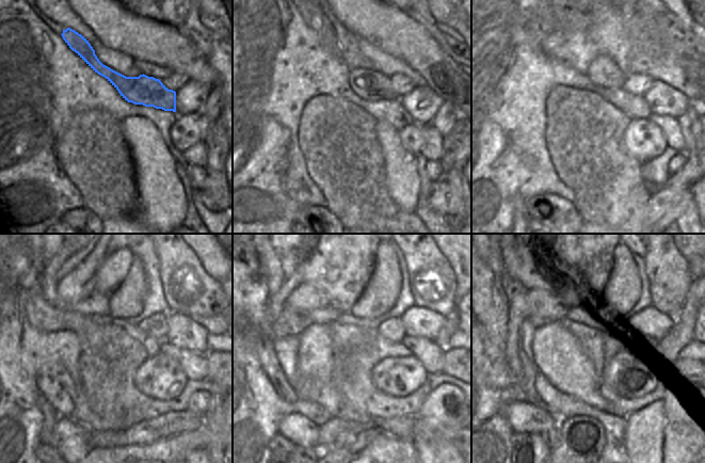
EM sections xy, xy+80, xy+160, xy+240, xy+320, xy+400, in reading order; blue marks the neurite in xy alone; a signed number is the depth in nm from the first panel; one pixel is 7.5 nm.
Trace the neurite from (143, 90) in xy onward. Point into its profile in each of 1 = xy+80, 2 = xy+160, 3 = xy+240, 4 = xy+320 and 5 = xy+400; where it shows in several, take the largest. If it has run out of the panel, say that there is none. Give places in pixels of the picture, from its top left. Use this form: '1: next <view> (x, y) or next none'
1: next xy+80 (371, 85)
2: next xy+160 (603, 72)
3: next xy+240 (127, 301)
4: next xy+320 (381, 292)
5: next xy+400 (624, 293)

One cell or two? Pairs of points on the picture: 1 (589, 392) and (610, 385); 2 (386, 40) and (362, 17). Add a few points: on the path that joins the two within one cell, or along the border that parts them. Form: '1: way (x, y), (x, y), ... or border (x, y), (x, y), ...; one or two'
1: border (598, 389), (603, 394); two
2: way (380, 33), (368, 21); one

